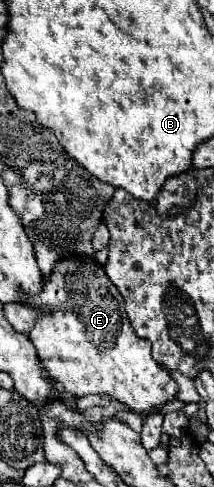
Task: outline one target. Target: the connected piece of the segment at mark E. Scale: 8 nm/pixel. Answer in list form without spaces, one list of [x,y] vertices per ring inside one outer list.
[[[74,255],[58,259],[52,273],[44,277],[40,295],[28,299],[26,305],[40,313],[32,331],[28,333],[38,351],[38,357],[42,359],[50,377],[56,379],[56,383],[74,397],[108,393],[112,399],[122,401],[136,413],[152,413],[158,405],[174,399],[174,393],[178,391],[176,381],[172,379],[168,369],[152,359],[152,343],[148,343],[148,339],[140,339],[132,331],[132,325],[124,315],[124,301],[120,299],[120,291],[116,291],[114,283],[108,279],[106,271],[94,255]]]

